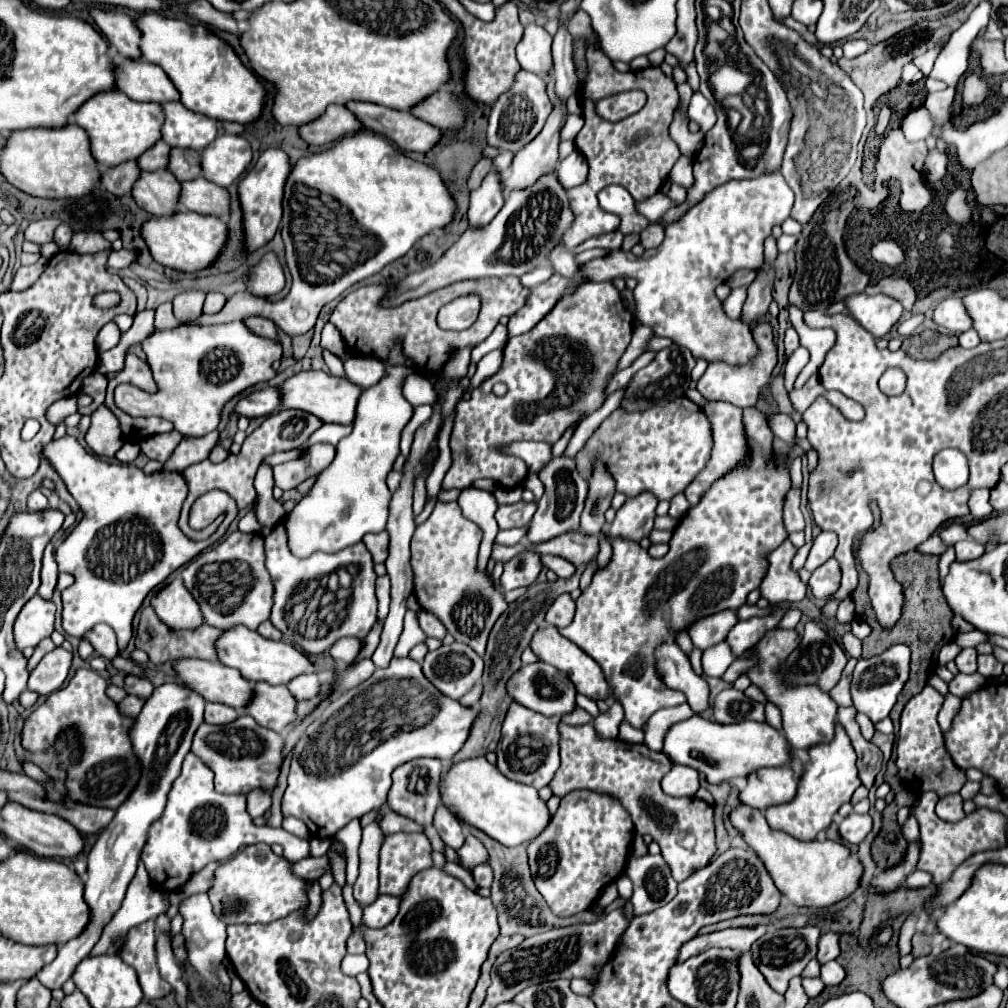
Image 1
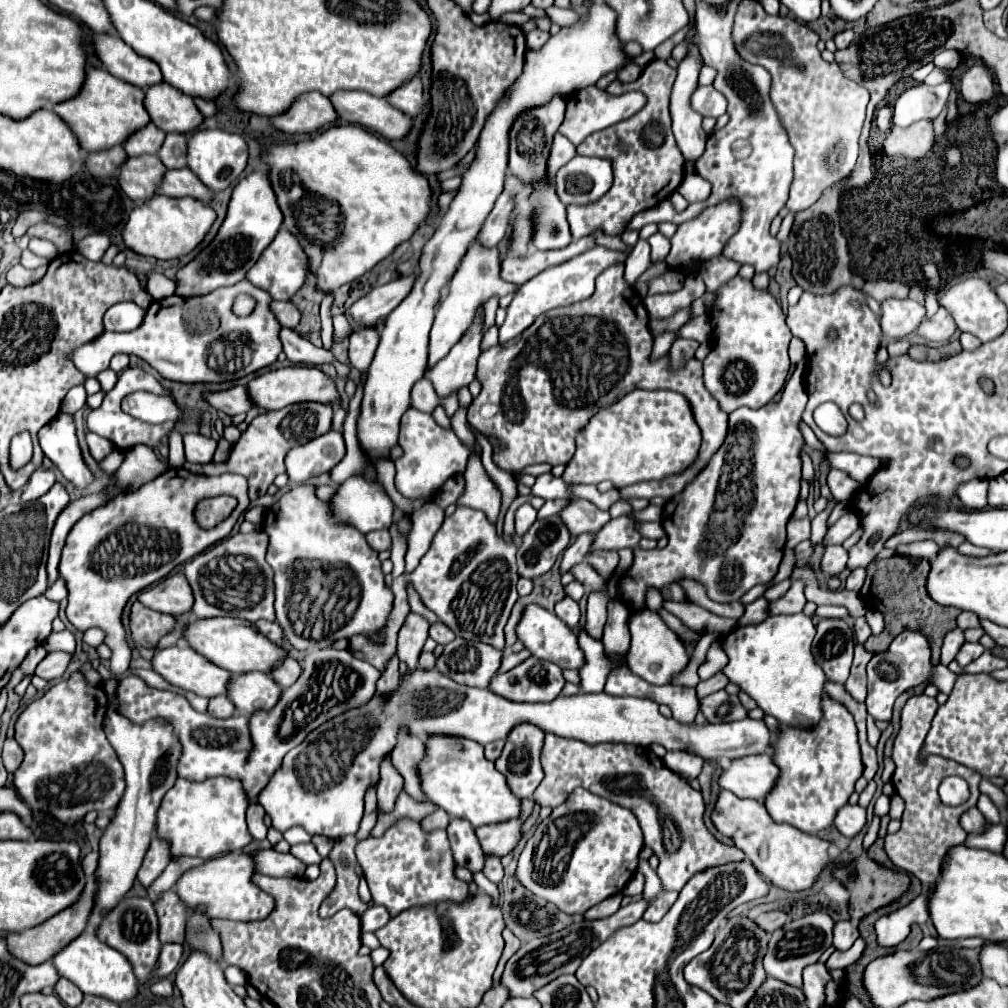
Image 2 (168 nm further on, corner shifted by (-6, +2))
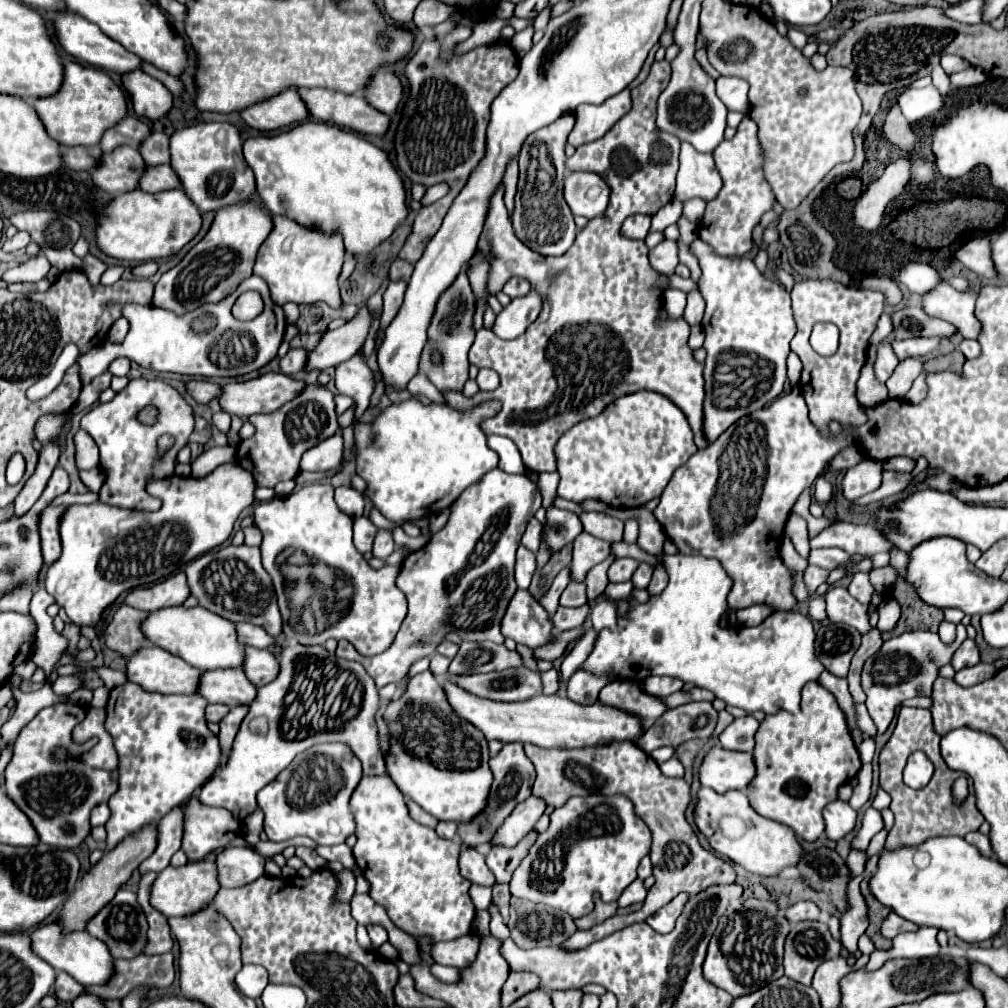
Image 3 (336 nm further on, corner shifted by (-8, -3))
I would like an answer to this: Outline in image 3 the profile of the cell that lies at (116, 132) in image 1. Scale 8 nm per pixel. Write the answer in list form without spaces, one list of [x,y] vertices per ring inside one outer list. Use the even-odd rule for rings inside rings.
[[[66,62],[64,86],[52,98],[38,98],[34,102],[40,120],[48,134],[62,146],[98,146],[104,132],[128,116],[128,98],[124,88],[112,80],[104,70],[84,66],[80,62]]]

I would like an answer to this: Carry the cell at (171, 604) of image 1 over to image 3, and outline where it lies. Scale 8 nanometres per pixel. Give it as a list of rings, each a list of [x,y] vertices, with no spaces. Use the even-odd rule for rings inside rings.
[[[180,570],[156,586],[130,590],[126,596],[126,604],[144,612],[156,612],[168,606],[182,606],[188,596],[190,590],[186,584],[186,574]]]

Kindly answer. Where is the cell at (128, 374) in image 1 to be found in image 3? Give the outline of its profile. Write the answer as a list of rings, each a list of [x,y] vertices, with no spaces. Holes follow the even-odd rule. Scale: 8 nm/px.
[[[134,378],[110,402],[98,404],[88,414],[84,414],[82,430],[86,430],[98,444],[100,464],[108,476],[100,490],[100,502],[120,506],[120,508],[130,508],[130,510],[154,512],[162,506],[162,502],[152,498],[146,492],[146,484],[148,480],[160,480],[172,476],[176,466],[176,454],[180,448],[186,446],[188,436],[194,430],[194,416],[192,416],[192,408],[186,404],[182,394],[170,384],[162,380]],[[146,404],[154,404],[160,410],[160,418],[166,422],[156,422],[156,426],[144,426],[136,422],[138,410]],[[164,434],[174,436],[174,444],[164,452],[164,456],[160,456],[158,438]]]

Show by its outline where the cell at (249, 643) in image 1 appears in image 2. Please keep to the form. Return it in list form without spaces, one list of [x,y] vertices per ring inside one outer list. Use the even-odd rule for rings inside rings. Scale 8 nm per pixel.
[[[234,617],[196,619],[194,623],[186,625],[182,639],[196,653],[204,655],[208,661],[226,669],[232,675],[240,675],[240,673],[248,673],[248,671],[270,673],[272,667],[276,667],[286,657],[286,651],[282,647],[270,643],[262,633],[256,631],[256,627],[252,623],[242,621],[242,619],[234,619]]]

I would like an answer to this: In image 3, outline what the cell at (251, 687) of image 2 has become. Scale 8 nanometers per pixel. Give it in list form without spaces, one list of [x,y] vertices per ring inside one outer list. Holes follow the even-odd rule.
[[[206,670],[200,680],[200,696],[210,704],[250,706],[258,688],[246,678],[244,670]]]

